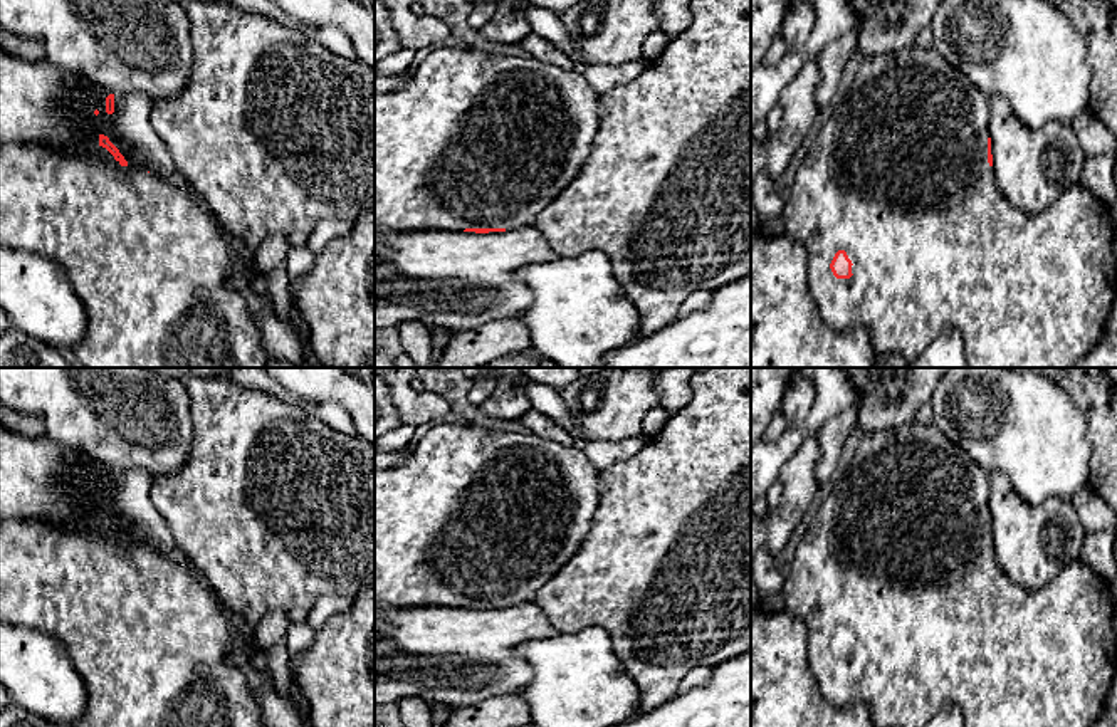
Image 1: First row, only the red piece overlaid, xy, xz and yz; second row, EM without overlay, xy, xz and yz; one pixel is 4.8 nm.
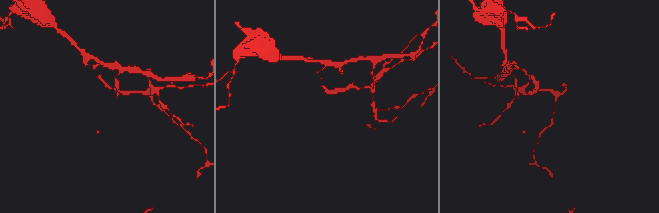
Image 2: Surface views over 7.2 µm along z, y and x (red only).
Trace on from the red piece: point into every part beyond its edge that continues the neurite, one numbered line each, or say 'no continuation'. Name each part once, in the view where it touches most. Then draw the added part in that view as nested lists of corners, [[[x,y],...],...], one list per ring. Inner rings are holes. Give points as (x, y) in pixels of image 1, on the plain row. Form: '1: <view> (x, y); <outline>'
1: yz (897, 553); [[[914,420],[897,430],[880,430],[858,438],[850,465],[835,477],[831,492],[796,546],[781,589],[784,609],[806,625],[810,668],[820,692],[833,707],[868,705],[873,727],[922,727],[944,705],[959,707],[966,727],[1092,727],[1104,714],[1117,672],[1117,636],[1112,621],[1117,604],[1109,581],[1077,559],[1063,566],[1043,588],[1028,591],[1013,584],[999,569],[994,544],[988,539],[988,495],[989,472],[934,425]],[[838,626],[845,626],[853,640],[850,655],[836,655],[830,645]]]

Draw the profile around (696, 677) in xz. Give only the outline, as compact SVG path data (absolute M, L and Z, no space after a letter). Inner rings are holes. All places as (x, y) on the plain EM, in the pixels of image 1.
M697 667L692 668L679 683L682 692L689 692L694 687L704 685L712 675L712 667Z

